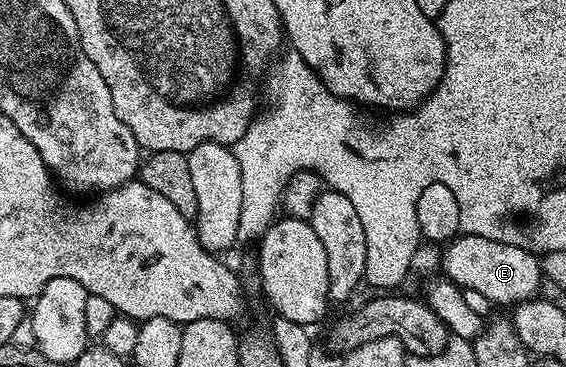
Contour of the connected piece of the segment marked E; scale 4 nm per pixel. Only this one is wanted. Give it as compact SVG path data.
M461 233L444 248L439 267L450 283L462 289L475 289L483 293L491 305L526 303L540 292L537 290L543 284L543 276L540 258L528 246L521 246L500 239Z

